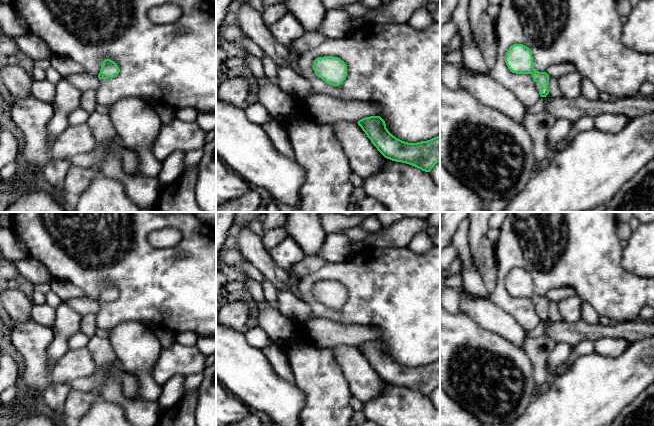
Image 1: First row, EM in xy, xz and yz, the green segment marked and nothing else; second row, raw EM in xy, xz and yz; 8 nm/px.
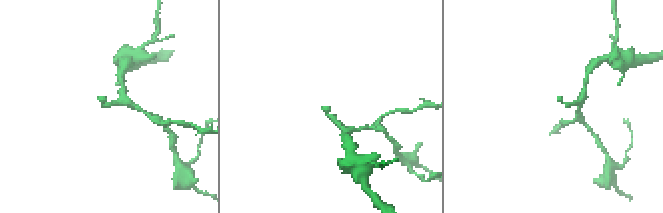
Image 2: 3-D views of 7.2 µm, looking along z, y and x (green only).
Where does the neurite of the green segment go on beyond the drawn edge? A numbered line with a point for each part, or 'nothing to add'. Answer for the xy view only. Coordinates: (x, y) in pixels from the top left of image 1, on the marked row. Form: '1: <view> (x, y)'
1: xy (84, 81)

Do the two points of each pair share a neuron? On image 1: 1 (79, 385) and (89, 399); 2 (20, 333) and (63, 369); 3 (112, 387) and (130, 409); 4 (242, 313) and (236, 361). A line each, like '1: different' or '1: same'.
1: different
2: same
3: same
4: different

